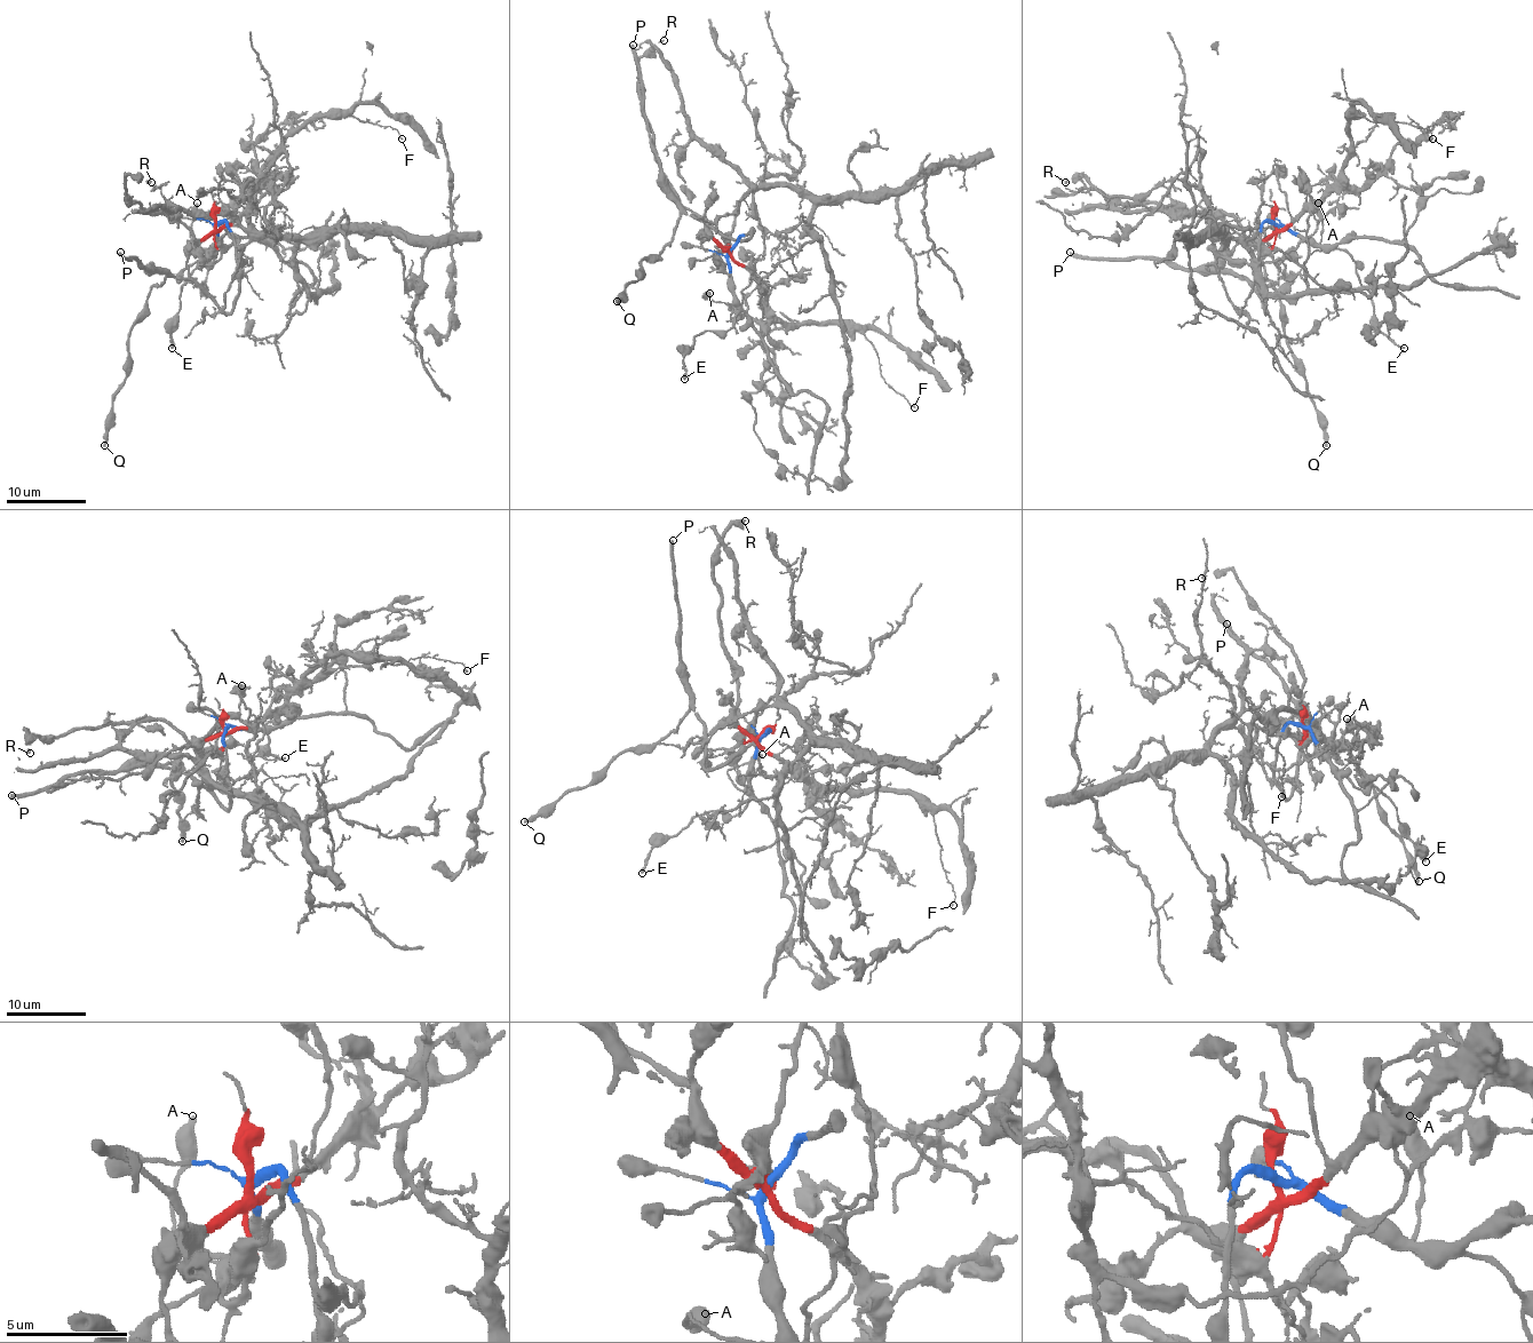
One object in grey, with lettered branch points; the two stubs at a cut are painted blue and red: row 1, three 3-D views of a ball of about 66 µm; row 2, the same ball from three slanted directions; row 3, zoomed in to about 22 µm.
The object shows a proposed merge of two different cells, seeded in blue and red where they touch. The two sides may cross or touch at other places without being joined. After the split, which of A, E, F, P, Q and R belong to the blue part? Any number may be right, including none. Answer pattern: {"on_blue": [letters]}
{"on_blue": ["A", "E", "P", "Q"]}

